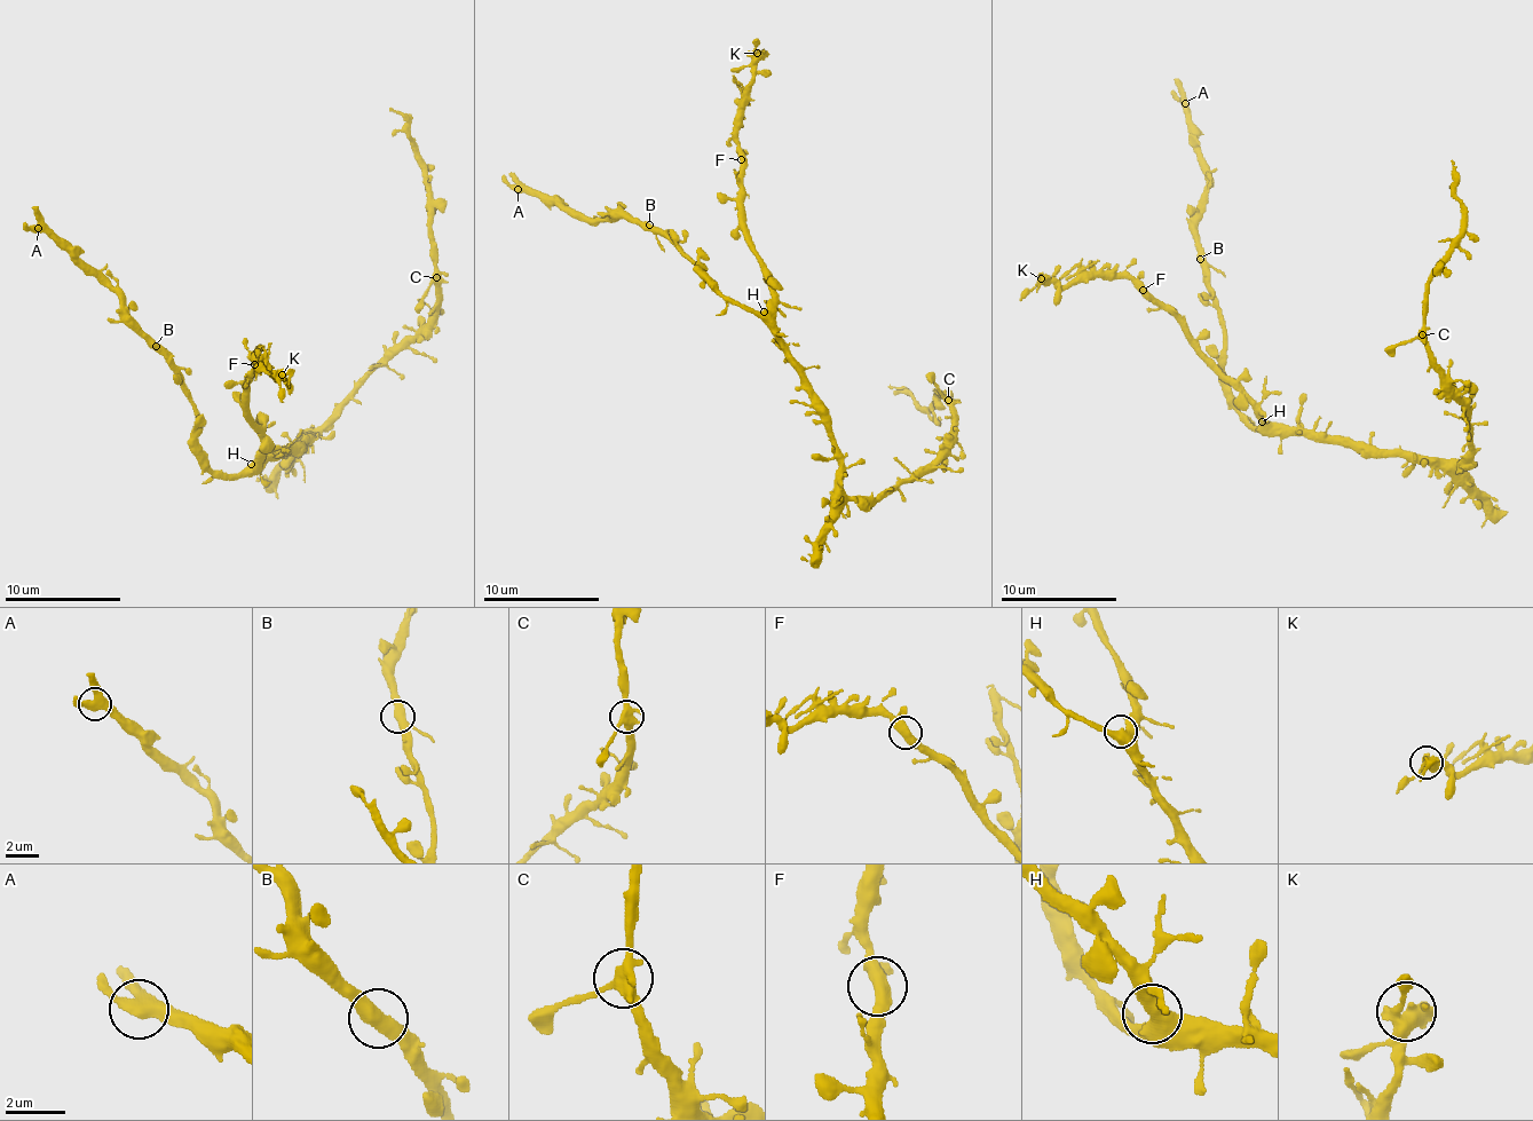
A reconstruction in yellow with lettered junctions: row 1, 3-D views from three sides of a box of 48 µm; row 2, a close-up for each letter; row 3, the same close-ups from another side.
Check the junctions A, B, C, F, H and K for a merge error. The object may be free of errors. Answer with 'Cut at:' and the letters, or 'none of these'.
Cut at: none of these

